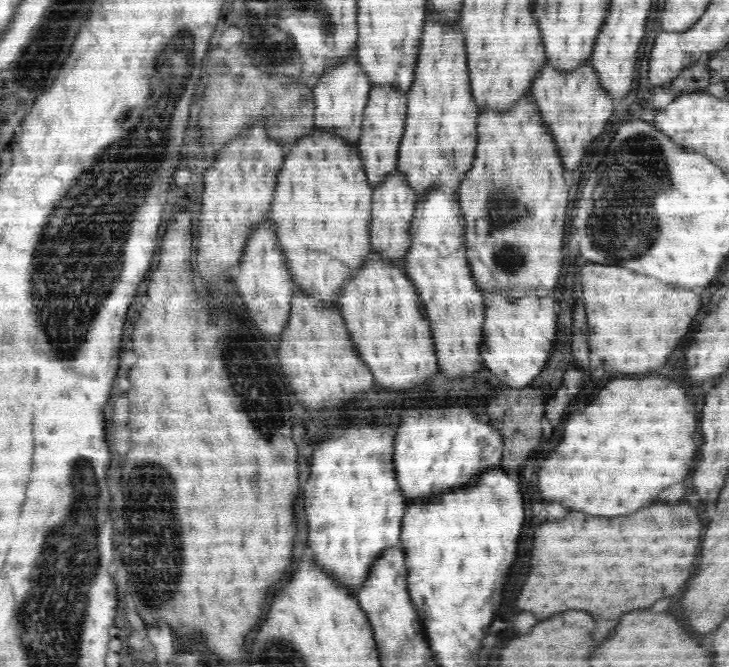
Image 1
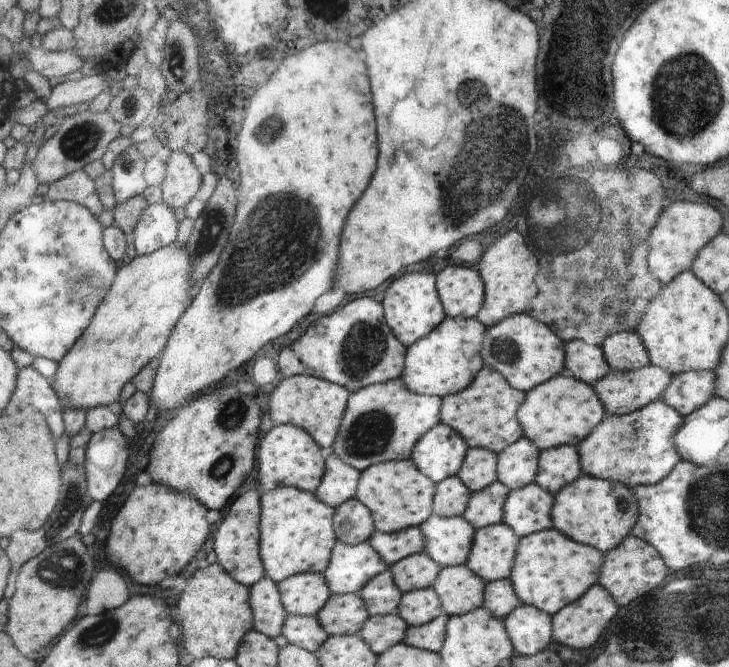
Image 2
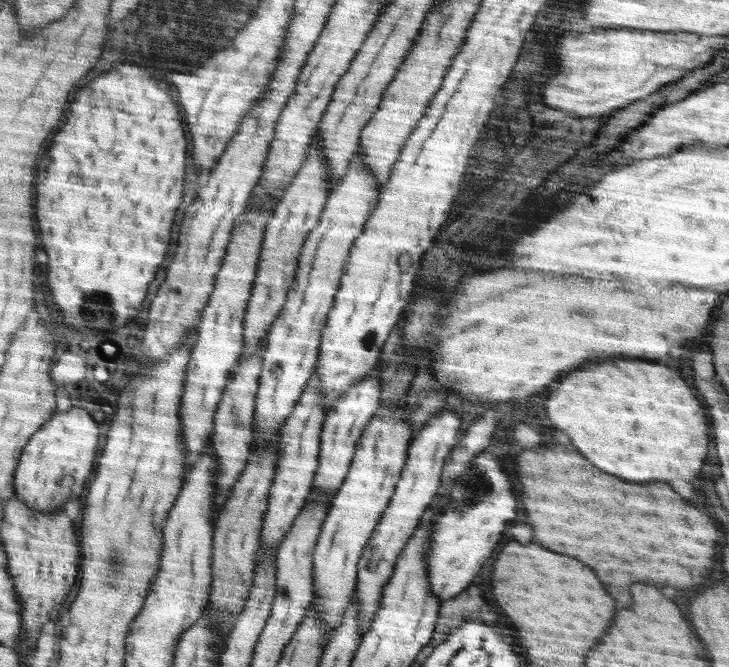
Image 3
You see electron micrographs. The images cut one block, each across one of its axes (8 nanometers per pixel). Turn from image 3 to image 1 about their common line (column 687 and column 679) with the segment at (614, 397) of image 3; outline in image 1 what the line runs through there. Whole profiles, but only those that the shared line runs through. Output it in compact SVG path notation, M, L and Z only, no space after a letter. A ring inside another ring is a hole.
M646 376L646 378L616 378L610 380L600 394L596 396L596 400L592 404L586 406L584 412L576 412L568 418L566 422L566 430L564 430L564 438L560 442L560 446L554 450L554 454L550 458L544 460L540 474L538 474L538 488L540 495L544 500L558 500L562 504L566 504L570 510L586 510L586 514L632 514L634 510L640 510L642 506L650 506L650 502L670 484L684 480L692 466L696 464L698 458L698 444L694 440L694 436L698 436L698 418L696 418L696 406L688 394L688 390L682 384L676 384L674 380L666 378L666 376Z

